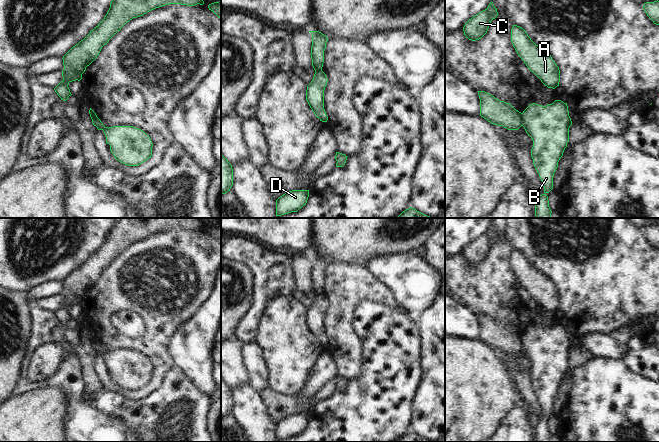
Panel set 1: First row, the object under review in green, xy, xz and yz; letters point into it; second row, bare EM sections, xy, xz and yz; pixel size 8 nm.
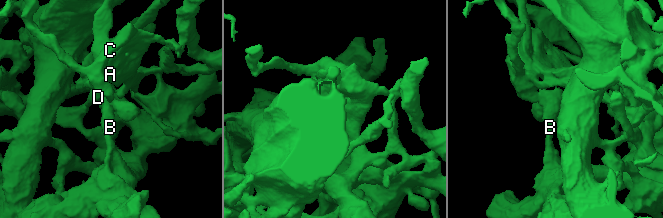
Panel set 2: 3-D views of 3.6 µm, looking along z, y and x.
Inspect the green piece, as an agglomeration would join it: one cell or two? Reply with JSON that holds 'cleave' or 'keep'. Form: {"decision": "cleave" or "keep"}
{"decision": "cleave"}

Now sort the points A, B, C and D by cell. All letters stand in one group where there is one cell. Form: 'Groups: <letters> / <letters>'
Groups: A C / B D.

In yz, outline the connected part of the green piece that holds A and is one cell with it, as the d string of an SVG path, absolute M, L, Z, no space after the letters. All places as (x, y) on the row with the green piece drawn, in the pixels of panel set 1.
M513 25L511 41L518 56L545 86L553 89L559 86L559 67L551 55L536 45L522 27Z

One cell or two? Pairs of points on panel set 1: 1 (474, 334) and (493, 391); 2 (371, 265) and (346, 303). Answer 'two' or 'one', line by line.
1: two
2: two

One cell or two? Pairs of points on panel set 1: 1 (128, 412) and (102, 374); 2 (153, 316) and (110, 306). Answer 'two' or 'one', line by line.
1: two
2: one

